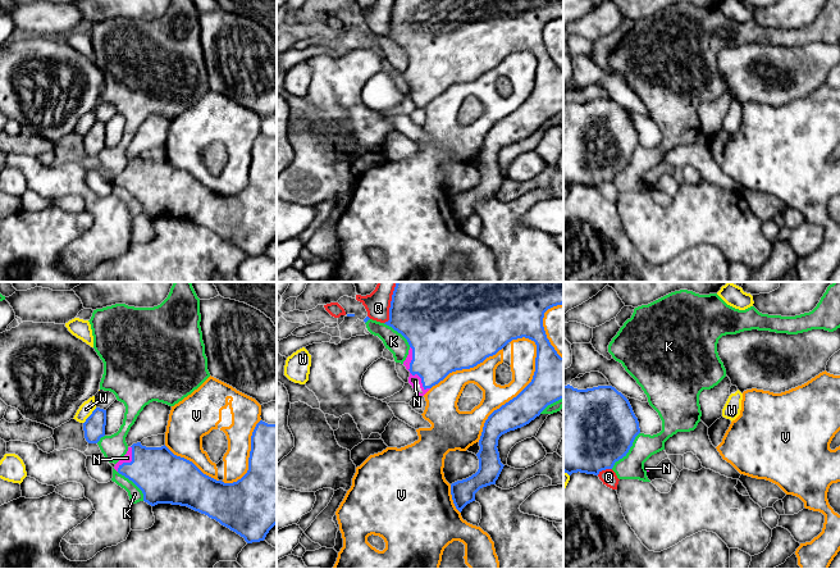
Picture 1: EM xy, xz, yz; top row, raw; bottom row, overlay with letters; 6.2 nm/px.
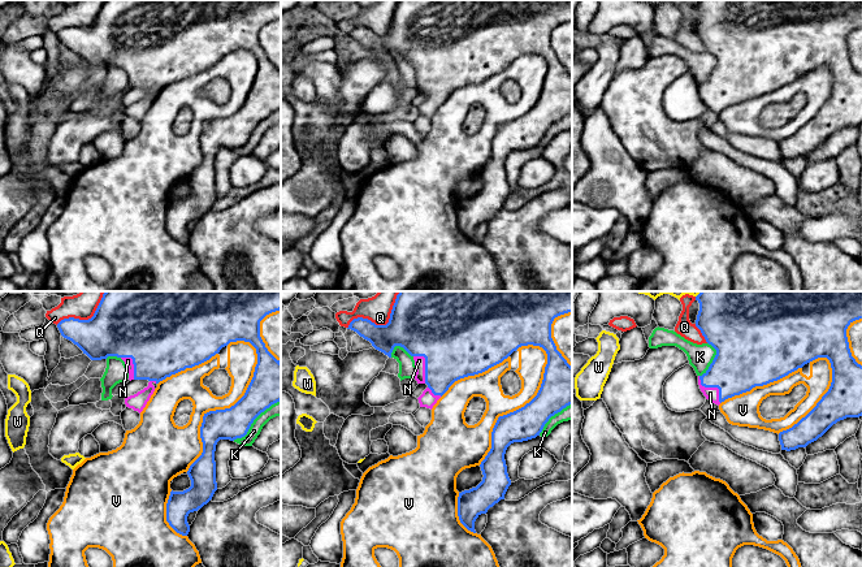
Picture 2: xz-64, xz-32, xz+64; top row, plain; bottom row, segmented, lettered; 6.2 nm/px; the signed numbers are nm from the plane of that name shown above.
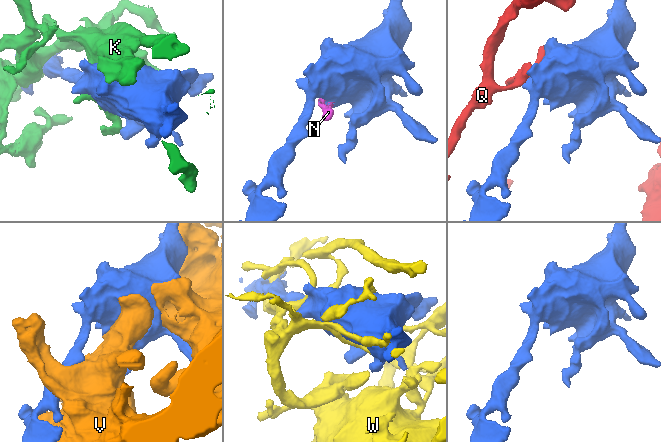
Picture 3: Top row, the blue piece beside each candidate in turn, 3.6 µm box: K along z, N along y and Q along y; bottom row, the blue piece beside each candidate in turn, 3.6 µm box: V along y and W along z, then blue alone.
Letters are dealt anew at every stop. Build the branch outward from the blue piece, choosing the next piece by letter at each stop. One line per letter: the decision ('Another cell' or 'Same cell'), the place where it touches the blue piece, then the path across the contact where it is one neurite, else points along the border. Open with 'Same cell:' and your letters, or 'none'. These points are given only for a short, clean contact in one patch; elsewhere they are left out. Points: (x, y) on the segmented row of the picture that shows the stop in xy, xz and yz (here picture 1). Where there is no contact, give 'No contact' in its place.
Same cell: N
K: Another cell. Touches blue at yz (628, 451)
N: Same cell. Touches blue at xz (410, 372). Path across: xz (439, 345), (410, 372), (415, 381)
Q: Another cell. Touches blue at xz (391, 303)
V: Another cell. Touches blue at xz (519, 394)
W: Another cell. Touches blue at xy (90, 415)

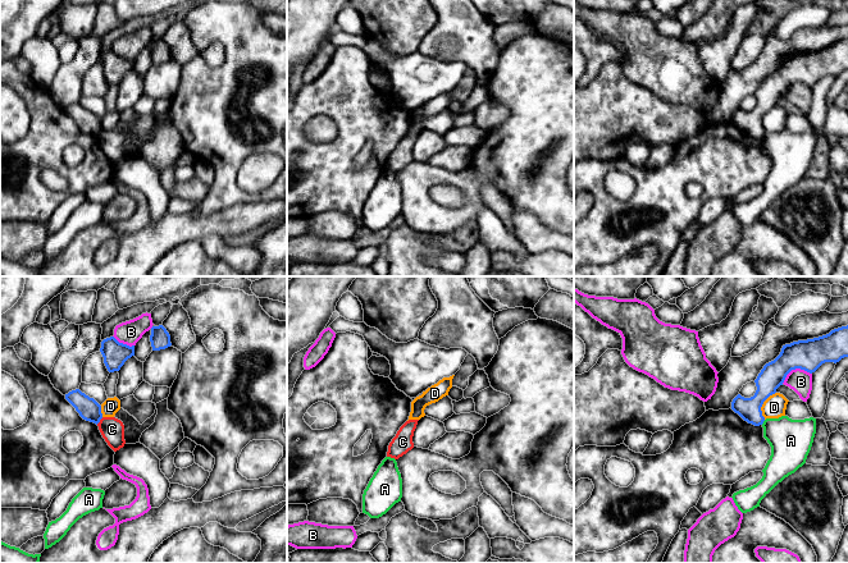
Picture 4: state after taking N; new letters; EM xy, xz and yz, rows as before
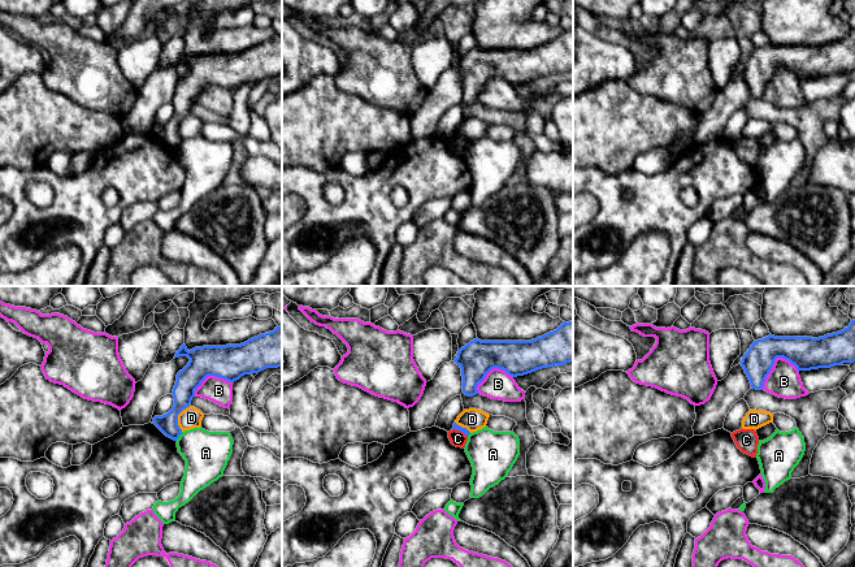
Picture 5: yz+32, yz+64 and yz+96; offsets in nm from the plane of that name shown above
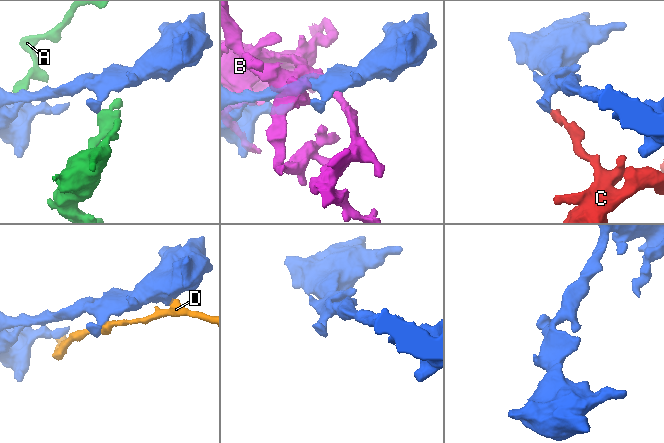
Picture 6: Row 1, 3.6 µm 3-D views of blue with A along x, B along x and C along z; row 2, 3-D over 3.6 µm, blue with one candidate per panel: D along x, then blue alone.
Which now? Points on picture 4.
Same cell: none
A: Another cell. Touches blue at yz (762, 422). Boundary: yz (765, 420), (761, 424)
B: Another cell. Touches blue at yz (794, 369)
C: Another cell. Touches blue at xy (99, 421). Boundary: xy (103, 417), (96, 424)
D: Another cell. Touches blue at yz (762, 403). Boundary: yz (775, 392), (761, 407), (764, 419)

